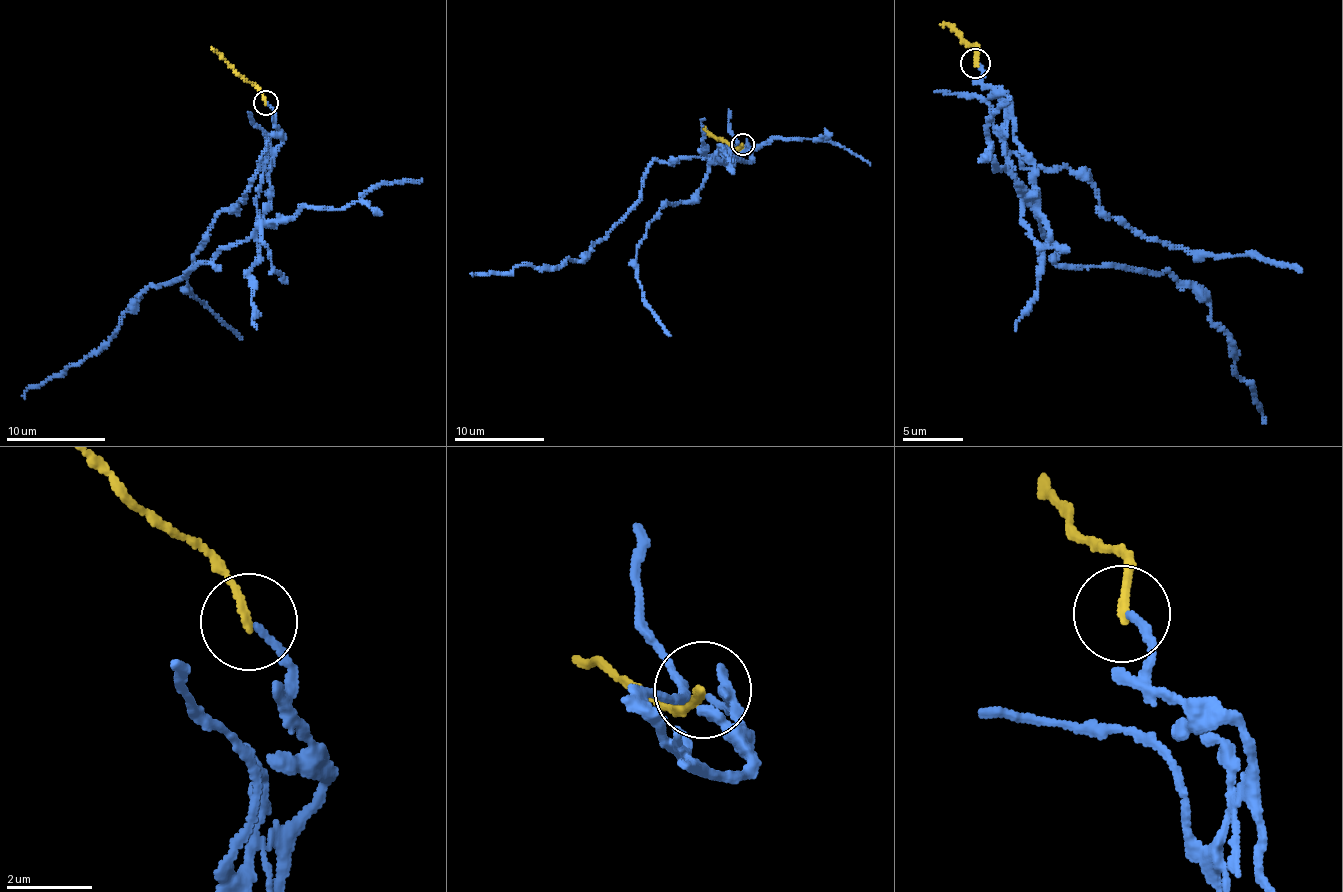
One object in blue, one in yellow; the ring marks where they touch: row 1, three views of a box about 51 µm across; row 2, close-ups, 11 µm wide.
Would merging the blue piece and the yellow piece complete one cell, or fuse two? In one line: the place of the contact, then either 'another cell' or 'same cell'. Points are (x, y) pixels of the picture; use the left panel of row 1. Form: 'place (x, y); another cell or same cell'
place (265, 102); another cell

